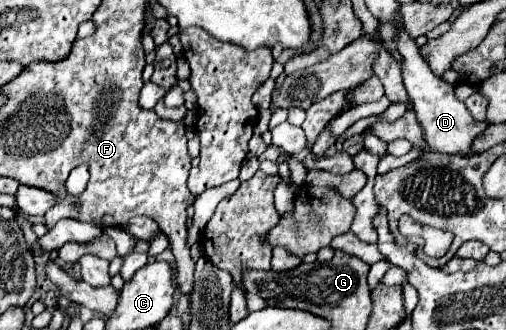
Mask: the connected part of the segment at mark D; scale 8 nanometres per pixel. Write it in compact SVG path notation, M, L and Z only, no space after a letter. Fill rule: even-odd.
M399 31L399 41L397 41L397 51L403 55L403 83L405 89L411 97L413 109L417 113L417 119L425 131L425 141L431 147L431 151L439 151L439 153L451 153L451 155L469 155L469 147L471 141L485 129L485 121L473 121L473 117L469 115L467 107L455 99L453 91L455 87L451 83L447 83L445 79L437 77L429 65L423 61L423 57L419 55L419 47L415 45L415 41L411 37L407 37L403 31Z

